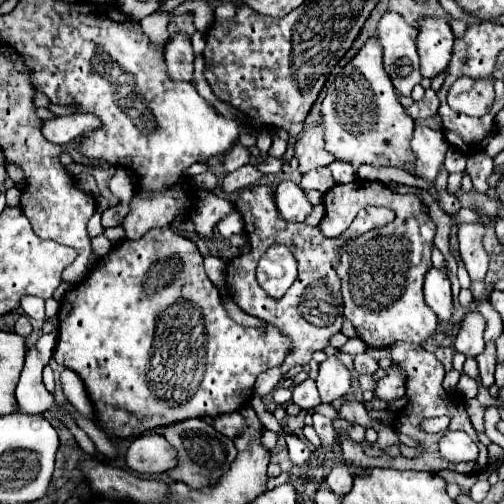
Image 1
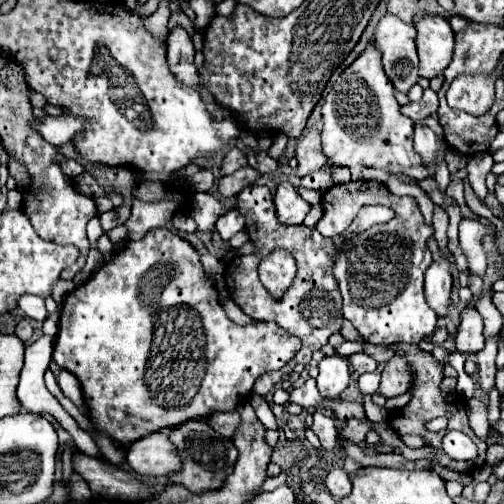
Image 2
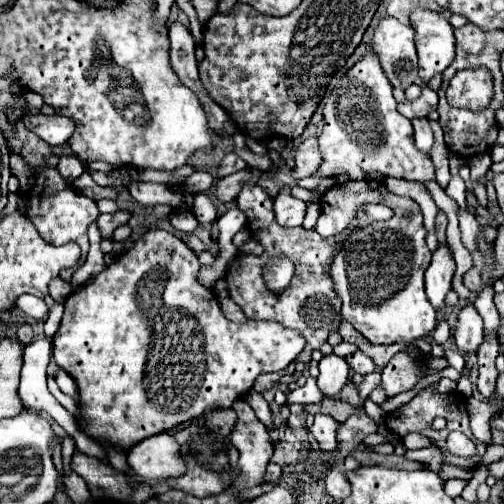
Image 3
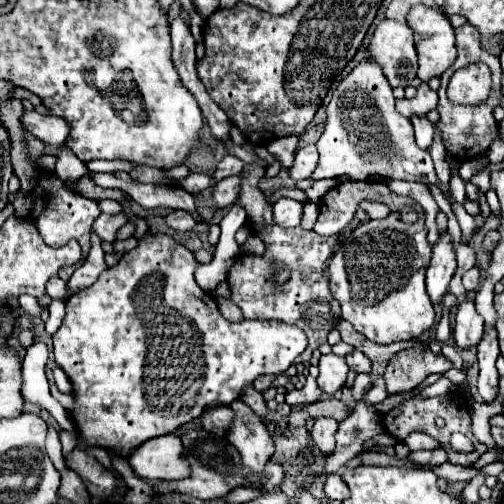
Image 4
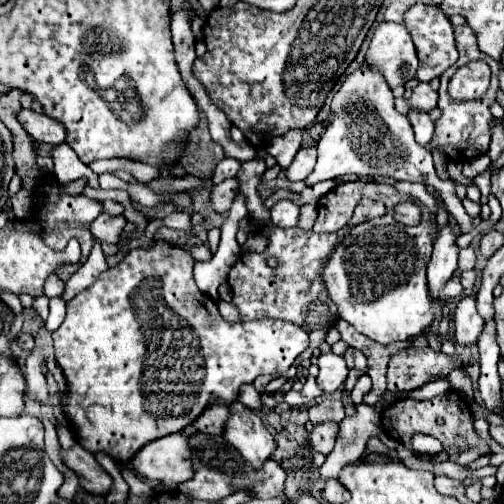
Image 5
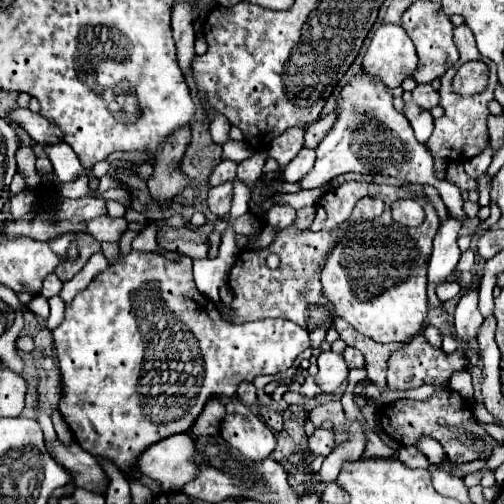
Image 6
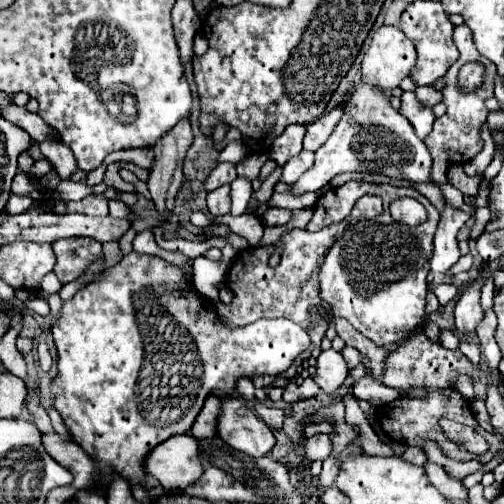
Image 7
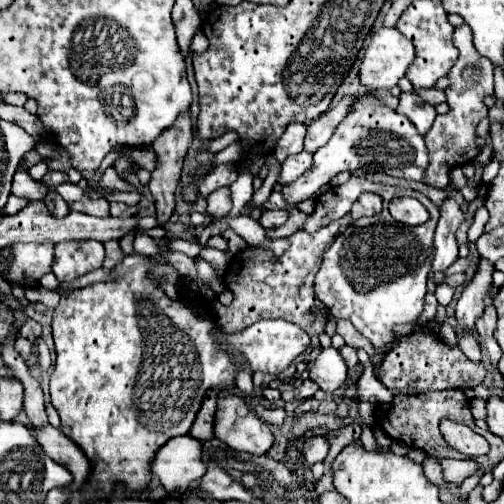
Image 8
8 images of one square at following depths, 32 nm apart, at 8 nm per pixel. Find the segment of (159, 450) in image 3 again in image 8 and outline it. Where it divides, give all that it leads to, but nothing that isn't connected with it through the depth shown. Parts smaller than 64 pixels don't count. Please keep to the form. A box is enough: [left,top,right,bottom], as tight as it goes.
[152,436,206,494]

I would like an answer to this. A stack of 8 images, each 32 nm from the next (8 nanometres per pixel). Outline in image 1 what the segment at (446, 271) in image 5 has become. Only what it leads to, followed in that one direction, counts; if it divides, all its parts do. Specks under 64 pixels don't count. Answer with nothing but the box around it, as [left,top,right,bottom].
[424,268,452,320]

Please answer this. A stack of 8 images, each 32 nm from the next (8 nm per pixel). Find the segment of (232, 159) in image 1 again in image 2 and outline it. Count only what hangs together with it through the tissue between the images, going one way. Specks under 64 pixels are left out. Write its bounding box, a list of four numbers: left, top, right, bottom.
[222,148,248,174]

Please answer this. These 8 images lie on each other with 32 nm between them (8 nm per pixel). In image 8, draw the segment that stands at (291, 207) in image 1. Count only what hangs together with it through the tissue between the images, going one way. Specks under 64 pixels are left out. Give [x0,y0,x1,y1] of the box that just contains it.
[260,210,288,228]

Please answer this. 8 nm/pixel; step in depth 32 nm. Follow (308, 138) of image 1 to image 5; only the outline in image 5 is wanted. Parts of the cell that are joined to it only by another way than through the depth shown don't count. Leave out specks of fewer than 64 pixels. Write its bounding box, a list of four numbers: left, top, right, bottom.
[286,146,316,182]

